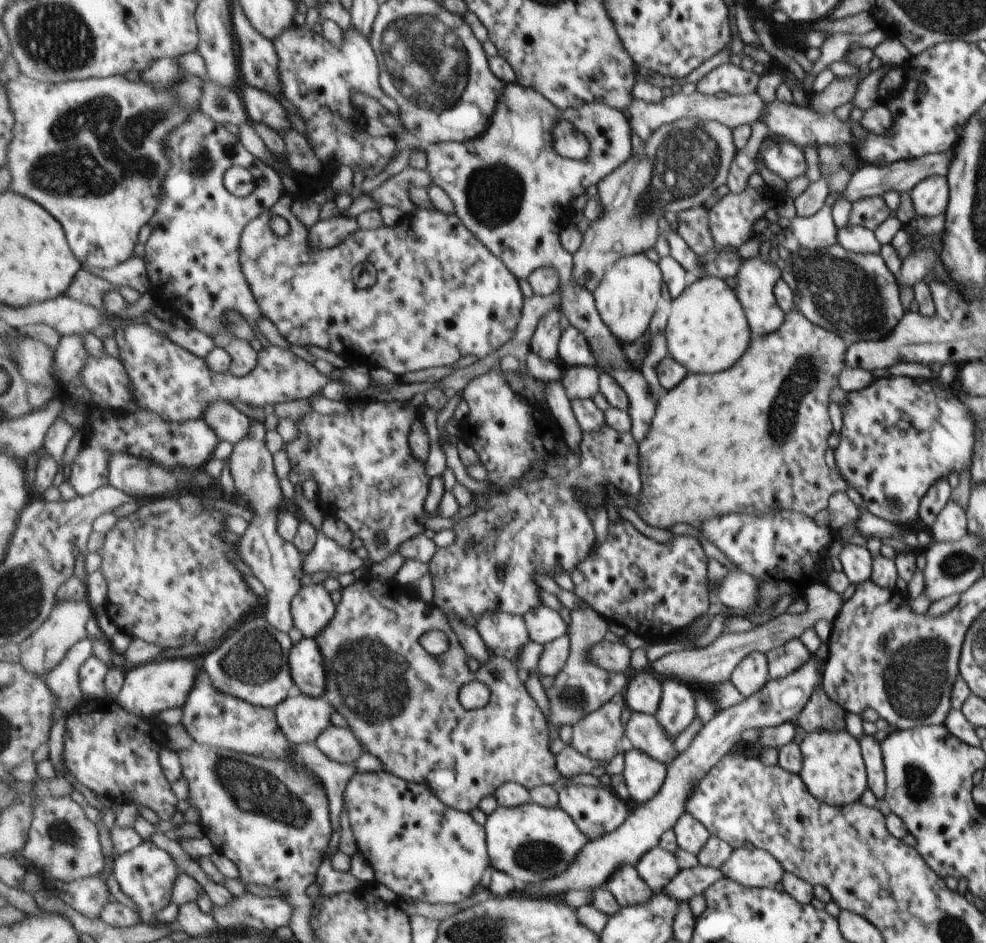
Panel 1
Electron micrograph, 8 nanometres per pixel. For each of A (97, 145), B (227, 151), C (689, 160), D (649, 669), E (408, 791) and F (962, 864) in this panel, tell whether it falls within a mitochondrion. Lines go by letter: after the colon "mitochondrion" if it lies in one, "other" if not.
A: mitochondrion
B: mitochondrion
C: mitochondrion
D: other
E: other
F: other

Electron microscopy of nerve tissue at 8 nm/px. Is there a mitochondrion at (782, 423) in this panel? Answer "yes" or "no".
yes

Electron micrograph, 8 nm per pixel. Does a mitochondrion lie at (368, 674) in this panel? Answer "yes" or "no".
yes

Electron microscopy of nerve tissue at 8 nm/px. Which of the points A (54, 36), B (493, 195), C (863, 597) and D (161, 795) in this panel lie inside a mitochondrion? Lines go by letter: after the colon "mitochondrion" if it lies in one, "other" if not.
A: mitochondrion
B: mitochondrion
C: other
D: other

